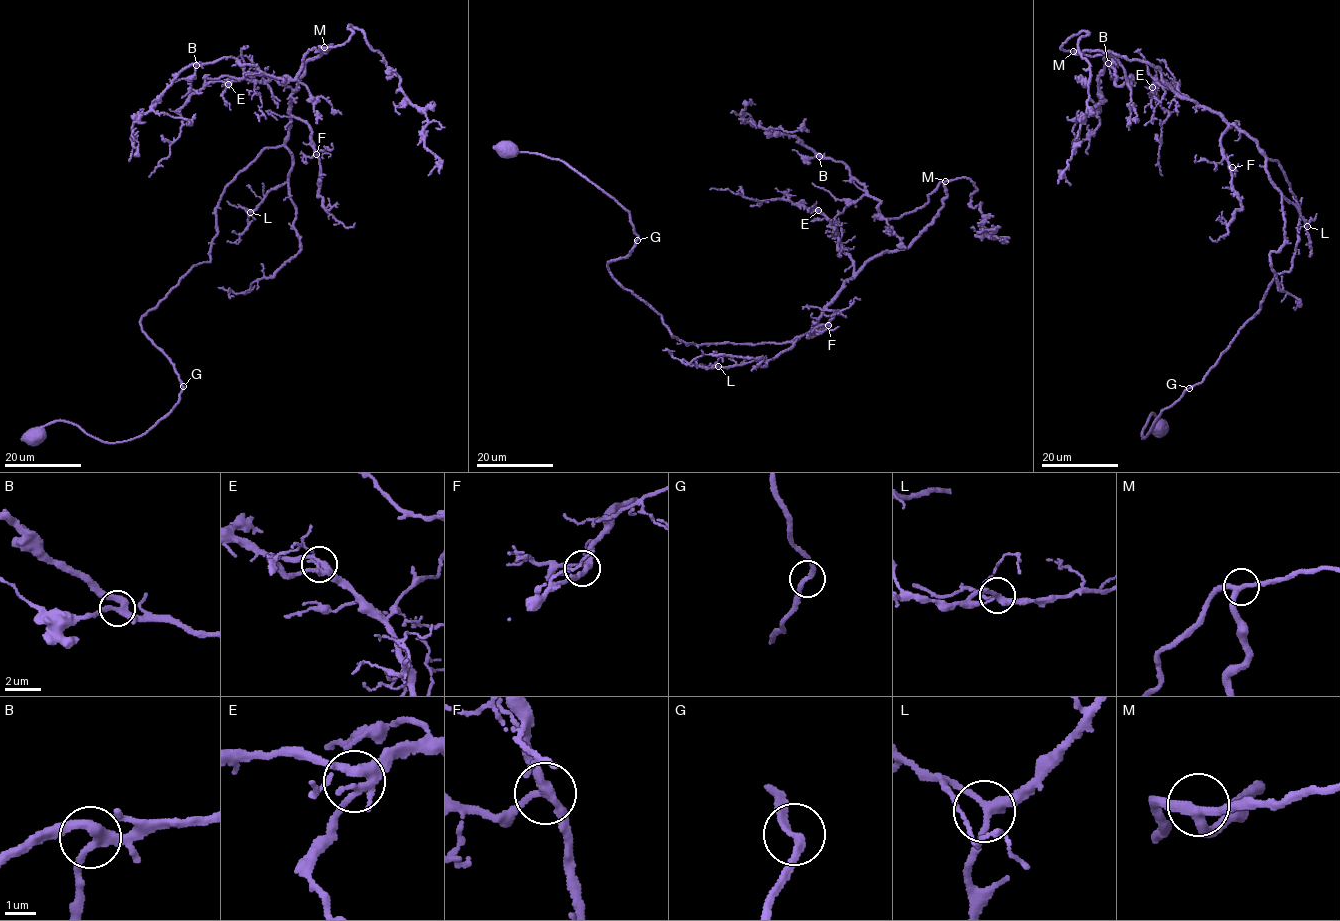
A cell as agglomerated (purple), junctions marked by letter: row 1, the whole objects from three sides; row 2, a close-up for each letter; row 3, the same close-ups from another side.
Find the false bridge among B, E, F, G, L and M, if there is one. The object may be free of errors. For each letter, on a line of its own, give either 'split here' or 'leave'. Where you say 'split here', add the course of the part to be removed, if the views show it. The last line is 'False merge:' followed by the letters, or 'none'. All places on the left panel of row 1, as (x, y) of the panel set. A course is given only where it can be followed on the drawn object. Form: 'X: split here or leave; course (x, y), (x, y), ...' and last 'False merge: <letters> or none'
B: leave
E: leave
F: leave
G: leave
L: leave
M: leave
False merge: none

